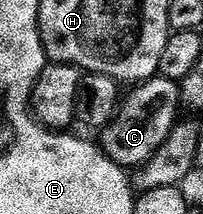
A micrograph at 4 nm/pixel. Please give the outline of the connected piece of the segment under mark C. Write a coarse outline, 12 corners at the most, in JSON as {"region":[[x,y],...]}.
{"region":[[169,78],[139,83],[102,131],[118,165],[151,160],[181,117]]}

